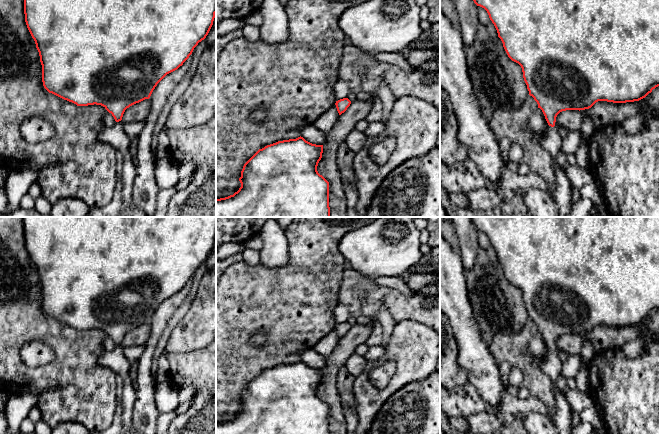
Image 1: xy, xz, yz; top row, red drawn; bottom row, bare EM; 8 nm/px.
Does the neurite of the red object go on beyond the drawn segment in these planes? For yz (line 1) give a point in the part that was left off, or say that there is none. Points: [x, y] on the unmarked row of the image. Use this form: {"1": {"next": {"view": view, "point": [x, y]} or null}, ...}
{"1": {"next": {"view": "yz", "point": [551, 365]}}}

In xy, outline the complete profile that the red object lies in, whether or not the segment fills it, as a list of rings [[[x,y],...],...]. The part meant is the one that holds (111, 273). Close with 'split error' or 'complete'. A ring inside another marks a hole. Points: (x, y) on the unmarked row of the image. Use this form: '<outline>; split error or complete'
[[[23,217],[23,224],[24,224],[24,238],[25,238],[25,246],[27,249],[27,252],[32,260],[32,262],[35,265],[36,272],[39,276],[40,280],[40,286],[42,289],[42,306],[44,312],[49,316],[52,317],[64,324],[67,324],[69,326],[72,326],[76,328],[77,330],[88,330],[88,329],[101,329],[103,330],[109,337],[112,338],[114,341],[116,347],[108,352],[105,351],[100,357],[99,357],[99,364],[111,369],[116,376],[119,376],[123,379],[123,392],[122,392],[122,407],[123,407],[123,414],[122,414],[122,431],[127,432],[134,428],[133,422],[132,422],[132,411],[134,407],[135,402],[135,388],[133,387],[133,381],[130,377],[130,368],[131,363],[127,359],[126,355],[124,354],[125,347],[122,346],[122,341],[127,332],[130,330],[139,327],[145,323],[149,323],[153,314],[157,310],[157,308],[169,297],[177,294],[180,290],[183,289],[183,287],[189,282],[189,280],[192,278],[194,272],[198,269],[199,266],[204,264],[206,260],[208,259],[215,242],[216,238],[216,217]]]; split error

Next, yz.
[[[471,217],[471,220],[477,230],[487,235],[508,281],[521,290],[529,319],[537,326],[548,347],[547,357],[541,359],[539,369],[553,384],[561,375],[563,362],[559,358],[559,348],[556,346],[560,336],[589,333],[598,325],[613,327],[639,325],[659,310],[659,217]]]; split error

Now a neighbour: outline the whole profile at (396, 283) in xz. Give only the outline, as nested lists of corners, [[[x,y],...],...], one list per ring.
[[[389,276],[377,277],[374,278],[373,284],[376,286],[387,287],[388,289],[396,289],[399,292],[407,295],[414,292],[407,286],[406,282],[404,282],[398,277],[389,277]]]

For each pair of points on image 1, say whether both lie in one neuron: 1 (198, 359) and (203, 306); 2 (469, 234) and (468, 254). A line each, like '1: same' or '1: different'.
1: different
2: same

